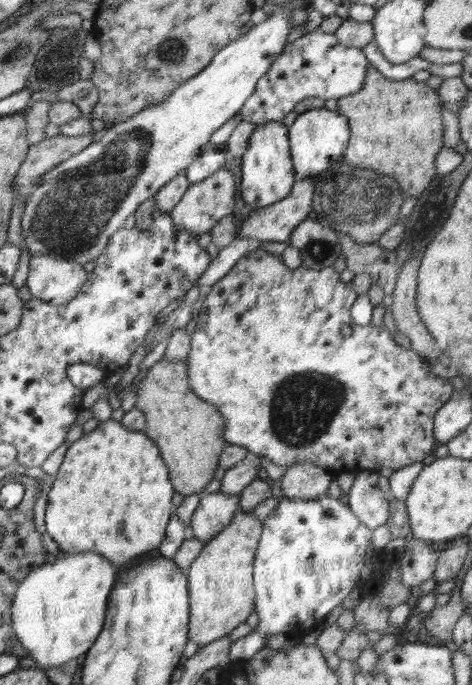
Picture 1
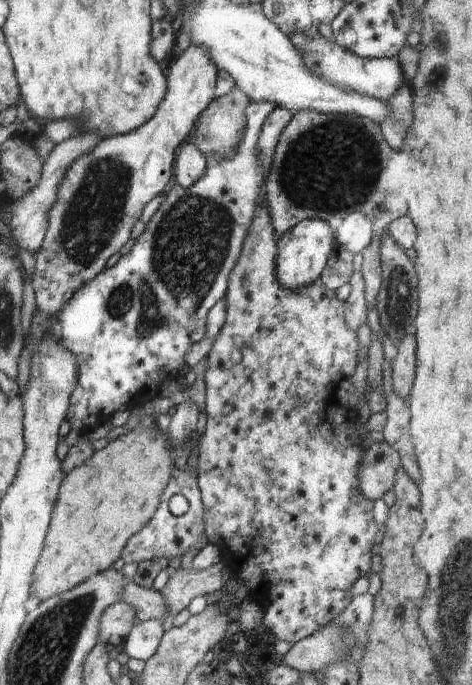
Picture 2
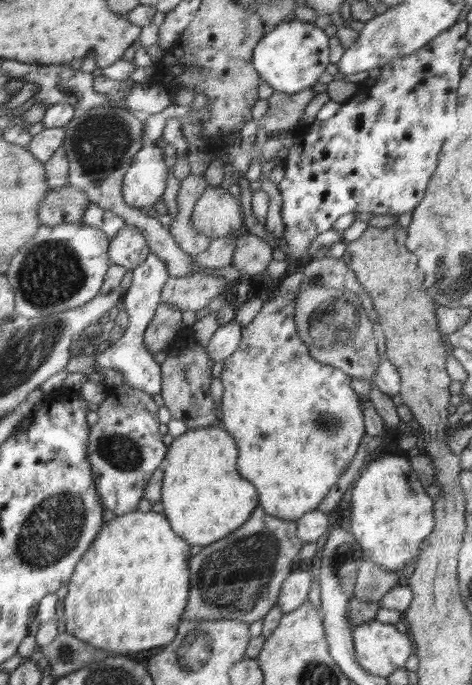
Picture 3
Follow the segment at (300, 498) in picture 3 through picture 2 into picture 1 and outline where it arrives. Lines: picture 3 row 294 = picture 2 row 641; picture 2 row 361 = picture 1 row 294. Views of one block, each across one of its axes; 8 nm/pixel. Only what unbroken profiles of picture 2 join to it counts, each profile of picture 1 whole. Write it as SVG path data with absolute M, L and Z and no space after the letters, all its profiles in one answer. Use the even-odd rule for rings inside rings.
M263 249L248 252L242 257L226 276L212 285L206 296L198 314L196 332L191 336L191 348L186 362L187 377L192 392L198 398L214 404L226 420L230 418L230 422L226 422L230 426L225 426L224 434L222 434L226 442L244 447L250 453L266 457L266 460L283 466L285 469L294 463L306 461L306 463L314 463L314 466L330 469L336 476L341 473L358 475L364 470L379 473L382 468L392 468L396 471L414 462L422 462L427 455L432 454L438 446L434 438L434 416L442 405L450 400L450 396L455 391L452 383L434 375L430 371L428 362L424 362L418 352L398 346L386 328L378 328L371 323L364 326L355 325L351 321L350 309L357 299L357 294L352 289L352 283L342 282L341 274L338 274L332 267L311 270L301 265L299 268L290 270L283 264L281 255L273 255ZM344 324L350 324L352 328L352 334L348 338L341 334Z

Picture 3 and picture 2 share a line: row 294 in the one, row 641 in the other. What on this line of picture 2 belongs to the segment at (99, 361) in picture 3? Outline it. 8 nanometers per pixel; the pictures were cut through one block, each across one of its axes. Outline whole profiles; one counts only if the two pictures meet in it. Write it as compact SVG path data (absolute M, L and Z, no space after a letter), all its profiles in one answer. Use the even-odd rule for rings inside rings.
M156 619L137 622L123 642L123 652L129 658L146 662L156 652L165 629L164 624Z

